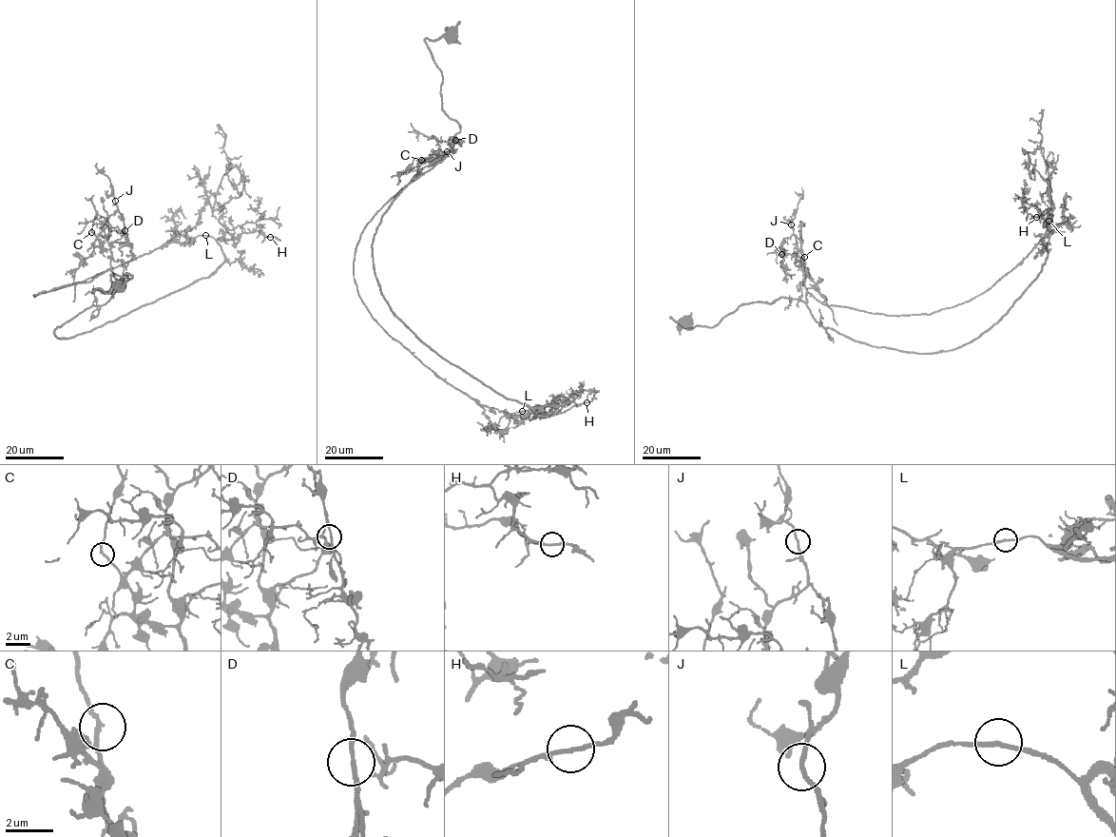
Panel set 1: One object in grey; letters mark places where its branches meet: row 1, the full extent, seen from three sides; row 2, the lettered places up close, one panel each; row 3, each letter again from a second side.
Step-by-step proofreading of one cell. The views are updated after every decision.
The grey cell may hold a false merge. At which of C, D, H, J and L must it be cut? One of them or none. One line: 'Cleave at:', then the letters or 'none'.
Cleave at: none

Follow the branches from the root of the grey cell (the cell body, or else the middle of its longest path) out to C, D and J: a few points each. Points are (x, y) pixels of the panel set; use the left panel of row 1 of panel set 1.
C: (119, 285), (106, 294), (93, 291), (110, 288), (113, 274), (132, 276), (117, 279), (111, 252), (91, 232)
D: (119, 285), (93, 291), (106, 292), (114, 274), (131, 278), (113, 274), (106, 220), (117, 211), (125, 230)
J: (119, 285), (93, 291), (106, 292), (114, 274), (131, 278), (117, 280), (111, 268), (106, 220), (115, 201)

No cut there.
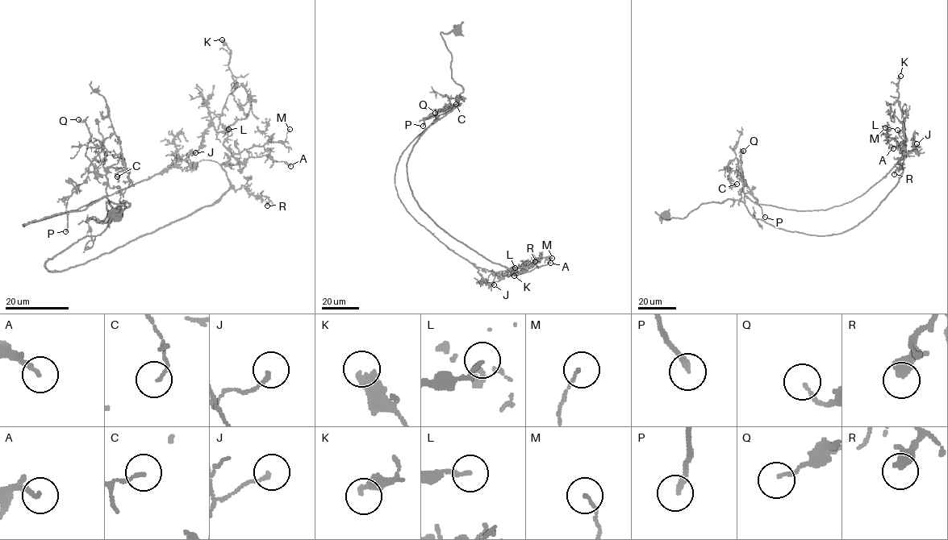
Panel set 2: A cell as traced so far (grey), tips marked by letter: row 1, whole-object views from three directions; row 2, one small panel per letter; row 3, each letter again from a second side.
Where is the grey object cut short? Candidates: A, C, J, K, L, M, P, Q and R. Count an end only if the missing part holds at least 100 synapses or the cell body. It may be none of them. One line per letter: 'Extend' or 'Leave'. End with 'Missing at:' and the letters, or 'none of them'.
A: Leave
C: Leave
J: Leave
K: Leave
L: Leave
M: Leave
P: Leave
Q: Leave
R: Leave
Missing at: none of them

